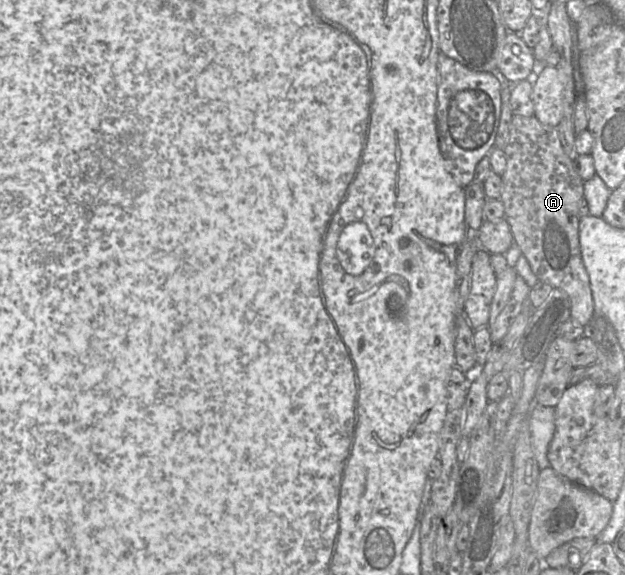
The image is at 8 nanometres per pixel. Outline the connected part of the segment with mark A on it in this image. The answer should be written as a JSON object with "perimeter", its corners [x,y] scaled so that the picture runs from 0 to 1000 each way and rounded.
{"perimeter":[[[821,200],[806,266],[811,287],[802,308],[800,348],[822,423],[830,428],[862,489],[909,511],[915,558],[939,567],[950,551],[950,522],[930,447],[925,372],[936,315],[902,264],[890,223],[867,216],[856,202]]]}

